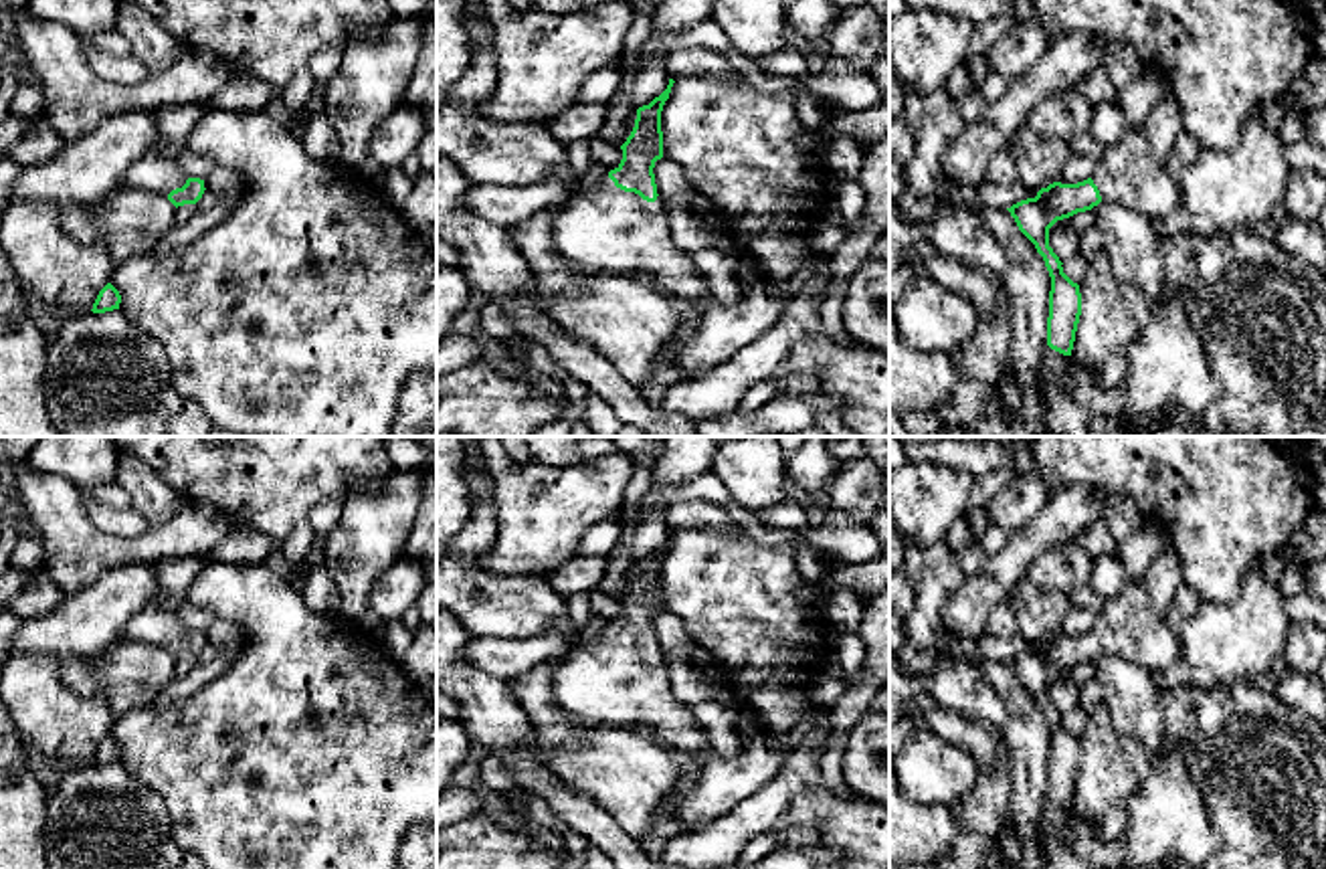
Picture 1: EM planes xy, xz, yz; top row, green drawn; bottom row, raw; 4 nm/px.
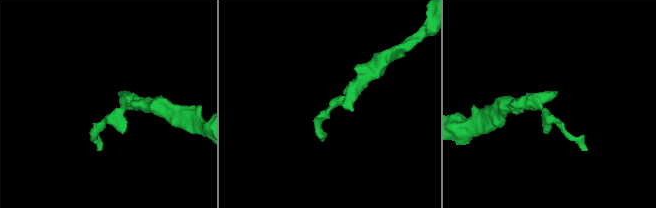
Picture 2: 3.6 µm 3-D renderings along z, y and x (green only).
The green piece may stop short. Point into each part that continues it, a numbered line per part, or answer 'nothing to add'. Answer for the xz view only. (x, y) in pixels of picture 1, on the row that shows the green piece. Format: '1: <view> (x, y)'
1: xz (603, 229)

